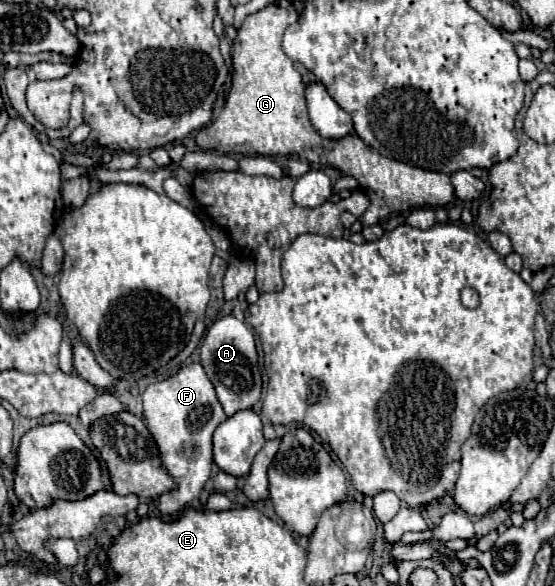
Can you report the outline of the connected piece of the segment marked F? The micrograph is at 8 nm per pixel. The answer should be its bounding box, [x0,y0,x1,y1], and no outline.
[144,363,228,515]

